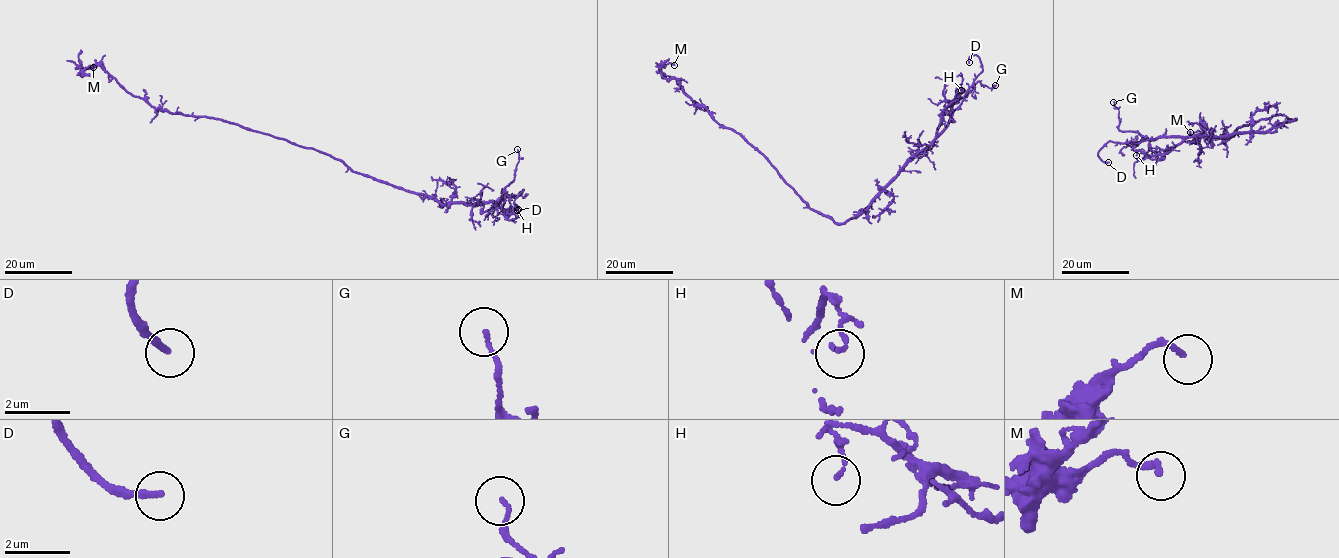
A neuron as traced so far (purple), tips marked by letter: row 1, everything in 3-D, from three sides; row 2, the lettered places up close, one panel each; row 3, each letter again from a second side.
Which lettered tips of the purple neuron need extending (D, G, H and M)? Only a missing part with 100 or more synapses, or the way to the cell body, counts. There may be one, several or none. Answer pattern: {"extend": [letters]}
{"extend": ["D"]}

